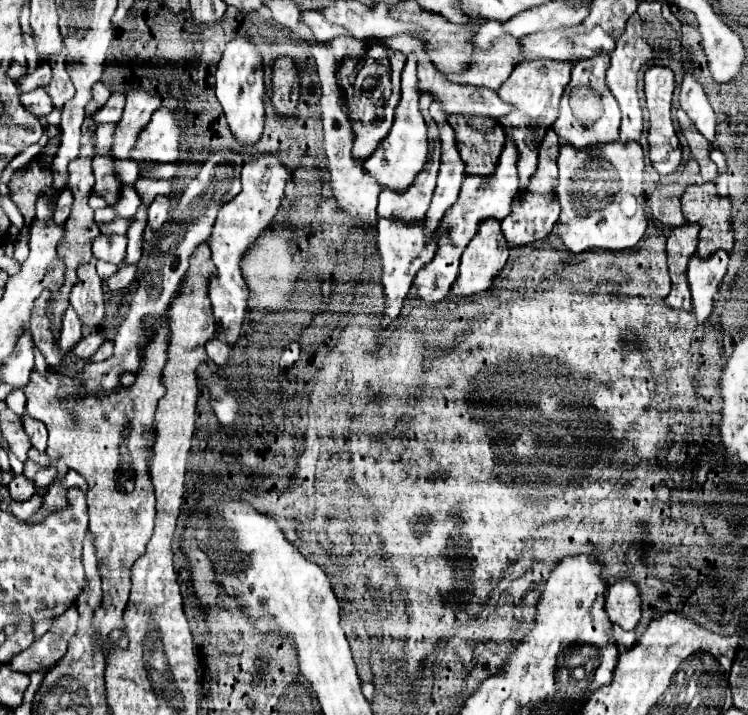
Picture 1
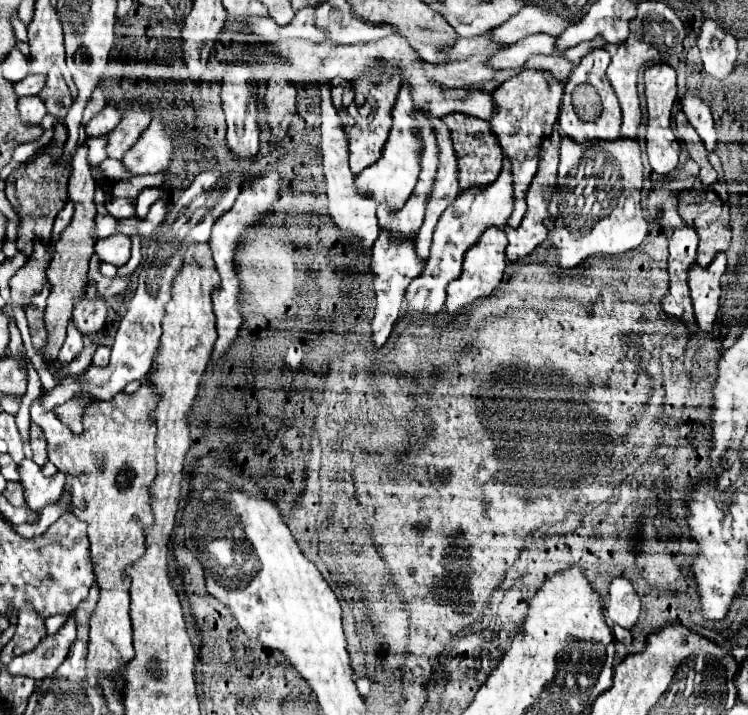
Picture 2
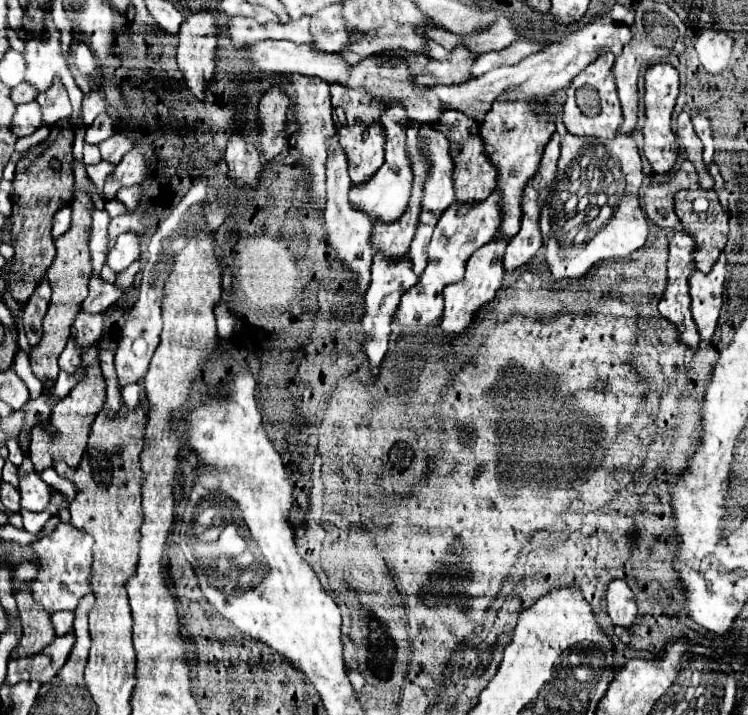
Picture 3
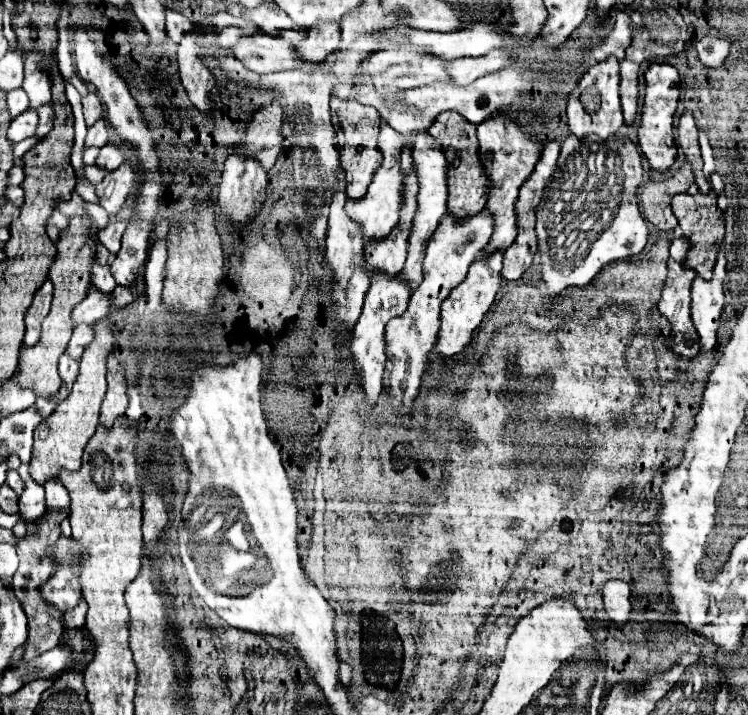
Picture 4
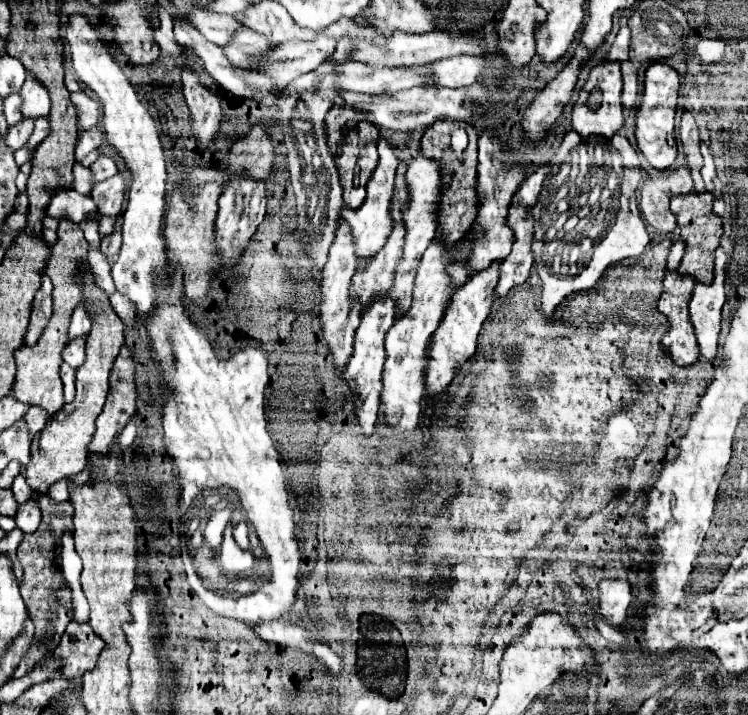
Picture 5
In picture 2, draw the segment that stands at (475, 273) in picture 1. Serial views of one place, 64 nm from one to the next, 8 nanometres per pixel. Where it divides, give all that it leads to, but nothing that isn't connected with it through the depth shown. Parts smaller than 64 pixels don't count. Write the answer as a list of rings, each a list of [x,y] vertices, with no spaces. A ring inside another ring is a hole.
[[[488,228],[488,232],[484,232],[484,236],[480,236],[480,240],[466,252],[460,278],[454,280],[452,284],[448,284],[448,288],[446,288],[446,294],[448,294],[446,312],[448,314],[458,314],[476,298],[492,294],[492,290],[498,286],[498,282],[504,276],[504,268],[506,268],[504,248],[506,248],[506,234],[500,228]]]

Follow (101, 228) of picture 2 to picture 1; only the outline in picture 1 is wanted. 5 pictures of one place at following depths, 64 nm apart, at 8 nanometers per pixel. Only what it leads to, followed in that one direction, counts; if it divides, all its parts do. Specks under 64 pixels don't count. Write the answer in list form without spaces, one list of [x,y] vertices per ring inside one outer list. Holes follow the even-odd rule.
[[[116,216],[110,224],[104,224],[100,228],[102,228],[104,234],[126,234],[126,230],[128,230],[130,224],[132,224],[132,218],[120,218],[120,216]]]

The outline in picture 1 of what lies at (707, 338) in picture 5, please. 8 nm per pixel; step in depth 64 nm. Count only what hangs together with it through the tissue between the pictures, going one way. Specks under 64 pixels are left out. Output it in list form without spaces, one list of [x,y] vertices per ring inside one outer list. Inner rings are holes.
[[[720,250],[708,258],[700,258],[698,254],[692,256],[688,262],[688,284],[692,292],[692,312],[698,324],[704,324],[706,318],[712,314],[712,302],[718,292],[718,286],[726,274],[728,266],[728,252]]]

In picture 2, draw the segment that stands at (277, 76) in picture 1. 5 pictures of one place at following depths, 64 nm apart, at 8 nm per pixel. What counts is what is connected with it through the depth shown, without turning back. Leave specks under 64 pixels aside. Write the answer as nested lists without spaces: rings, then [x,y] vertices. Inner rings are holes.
[[[292,82],[272,84],[264,96],[268,108],[268,124],[274,134],[288,130],[292,118],[296,116],[296,86]]]

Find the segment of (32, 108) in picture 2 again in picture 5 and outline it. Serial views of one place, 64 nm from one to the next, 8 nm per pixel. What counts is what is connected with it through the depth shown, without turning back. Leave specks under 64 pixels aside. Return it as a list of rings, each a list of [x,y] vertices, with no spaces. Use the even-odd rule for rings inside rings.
[[[20,120],[16,122],[10,130],[8,130],[8,136],[6,136],[6,144],[12,148],[12,150],[18,150],[20,146],[24,146],[28,142],[28,136],[32,134],[32,128],[34,128],[34,120]]]

